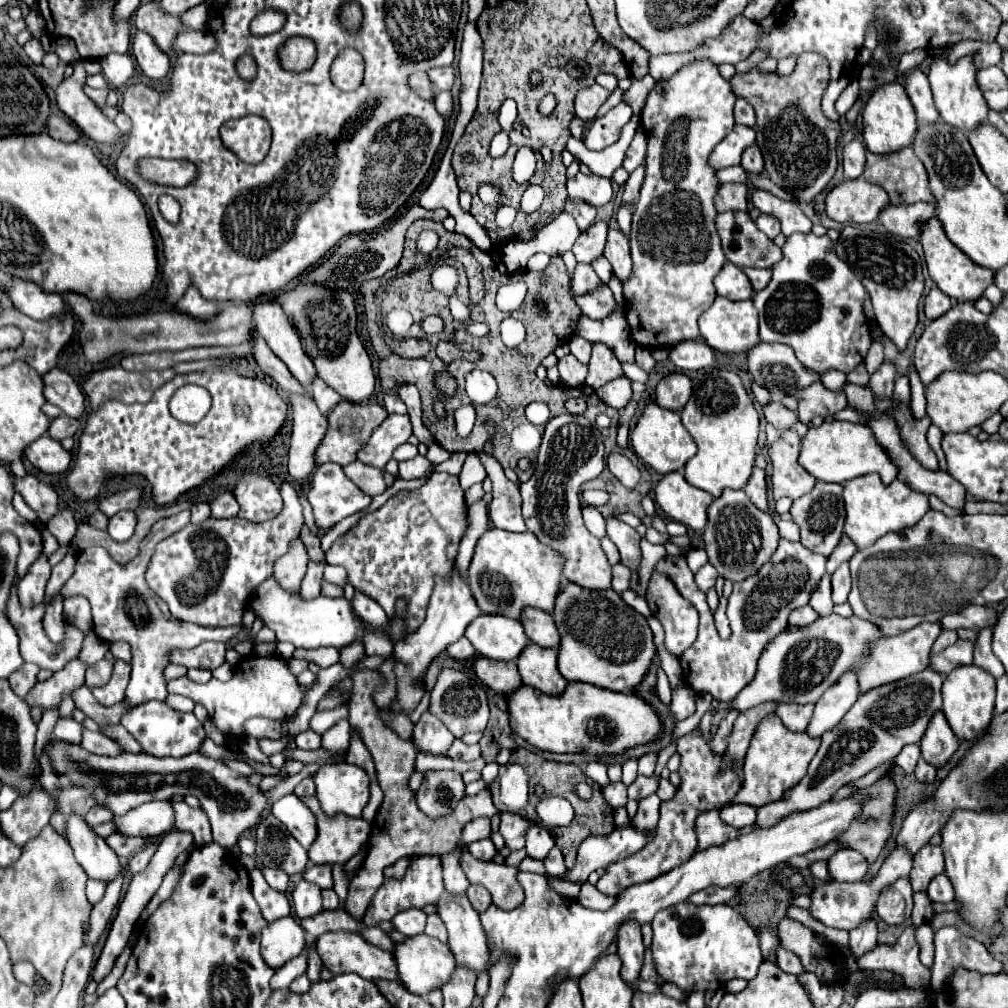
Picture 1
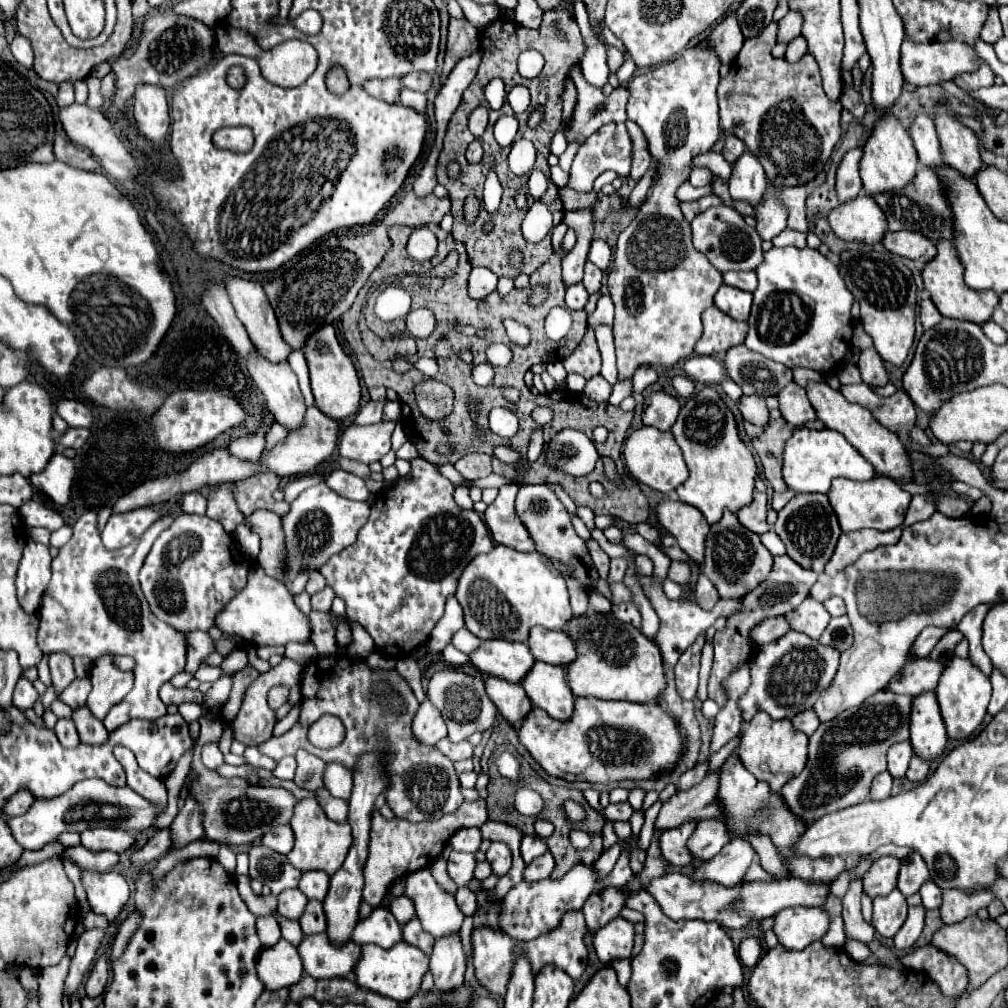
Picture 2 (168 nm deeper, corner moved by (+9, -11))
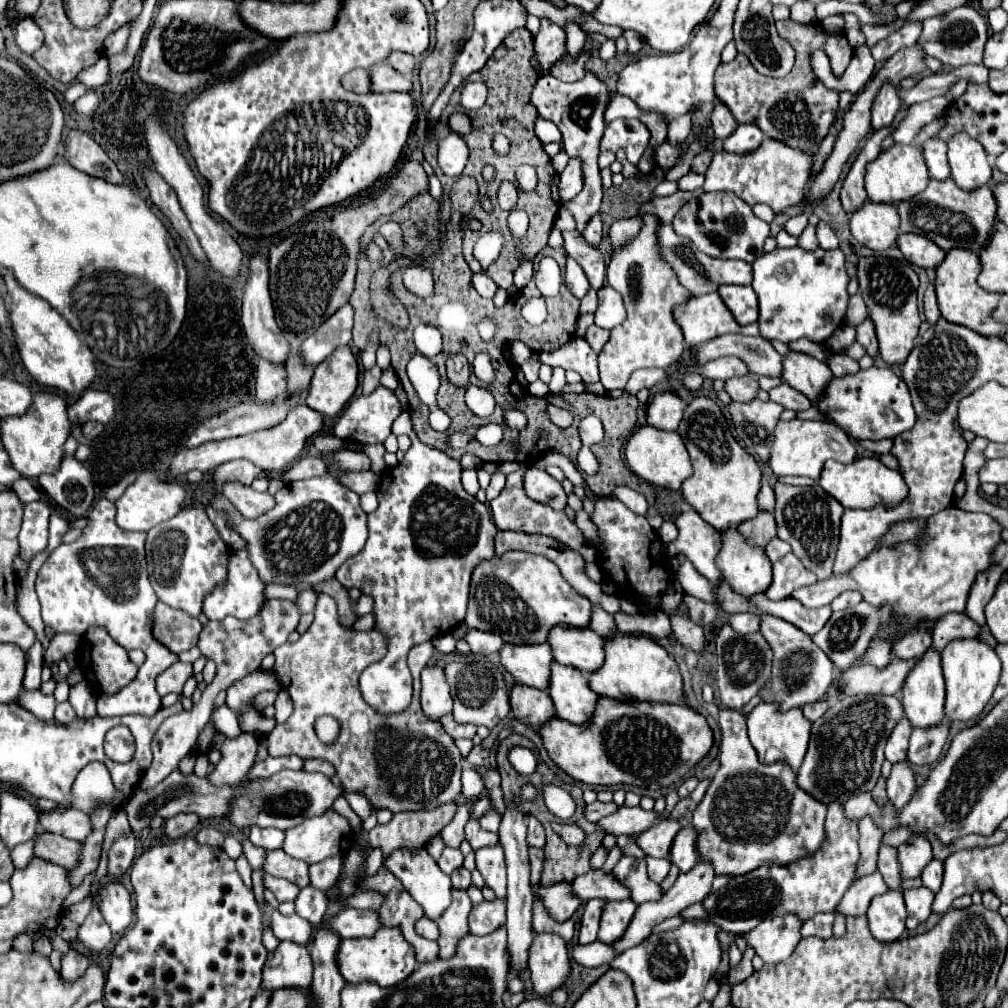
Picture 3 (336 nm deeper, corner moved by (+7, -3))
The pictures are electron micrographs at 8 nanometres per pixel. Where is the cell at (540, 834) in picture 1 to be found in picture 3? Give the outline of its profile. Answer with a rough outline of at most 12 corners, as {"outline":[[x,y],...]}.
{"outline":[[528,819],[530,847],[544,847],[544,827],[540,821]]}

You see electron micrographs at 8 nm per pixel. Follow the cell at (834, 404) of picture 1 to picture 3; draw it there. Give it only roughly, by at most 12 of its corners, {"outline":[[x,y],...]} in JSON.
{"outline":[[788,383],[770,389],[770,399],[792,411],[812,407],[810,399]]}

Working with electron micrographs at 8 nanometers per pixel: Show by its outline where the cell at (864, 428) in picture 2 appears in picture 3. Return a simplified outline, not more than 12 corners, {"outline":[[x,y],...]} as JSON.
{"outline":[[792,351],[782,379],[816,403],[832,381],[826,363]]}

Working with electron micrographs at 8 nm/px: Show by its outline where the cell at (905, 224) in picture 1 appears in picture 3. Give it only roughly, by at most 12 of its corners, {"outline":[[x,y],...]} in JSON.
{"outline":[[916,233],[898,235],[906,259],[934,269],[946,255],[936,243]]}

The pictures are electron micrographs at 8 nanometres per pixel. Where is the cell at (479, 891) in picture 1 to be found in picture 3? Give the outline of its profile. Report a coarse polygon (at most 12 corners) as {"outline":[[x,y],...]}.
{"outline":[[460,867],[452,873],[456,889],[468,889],[472,885],[470,871]]}

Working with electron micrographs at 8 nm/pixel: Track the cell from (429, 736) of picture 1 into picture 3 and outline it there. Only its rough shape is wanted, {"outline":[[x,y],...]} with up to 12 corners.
{"outline":[[440,667],[422,671],[422,711],[442,719],[452,697]]}

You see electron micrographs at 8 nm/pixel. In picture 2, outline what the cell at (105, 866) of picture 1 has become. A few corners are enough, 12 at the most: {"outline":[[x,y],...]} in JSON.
{"outline":[[82,871],[90,909],[114,923],[130,895],[116,871]]}

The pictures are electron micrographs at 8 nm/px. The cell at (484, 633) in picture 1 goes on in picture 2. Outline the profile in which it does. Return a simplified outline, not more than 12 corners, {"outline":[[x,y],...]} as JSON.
{"outline":[[484,641],[470,655],[482,673],[522,683],[534,665],[526,643]]}

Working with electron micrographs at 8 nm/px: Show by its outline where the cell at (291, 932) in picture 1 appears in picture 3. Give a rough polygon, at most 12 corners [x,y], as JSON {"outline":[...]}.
{"outline":[[280,941],[280,965],[264,967],[262,989],[310,987],[306,947]]}

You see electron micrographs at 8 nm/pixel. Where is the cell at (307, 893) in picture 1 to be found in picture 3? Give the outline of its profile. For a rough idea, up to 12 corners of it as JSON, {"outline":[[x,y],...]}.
{"outline":[[266,875],[264,883],[280,903],[294,901],[300,887]]}

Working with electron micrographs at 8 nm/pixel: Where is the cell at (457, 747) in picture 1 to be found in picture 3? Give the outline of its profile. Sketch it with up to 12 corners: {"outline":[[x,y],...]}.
{"outline":[[452,715],[442,721],[444,731],[456,739],[472,739],[474,725],[458,725]]}

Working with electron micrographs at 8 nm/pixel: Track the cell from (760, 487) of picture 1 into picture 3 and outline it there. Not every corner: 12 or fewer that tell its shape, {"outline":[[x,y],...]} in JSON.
{"outline":[[770,511],[742,521],[738,529],[750,543],[766,547],[776,535]]}

